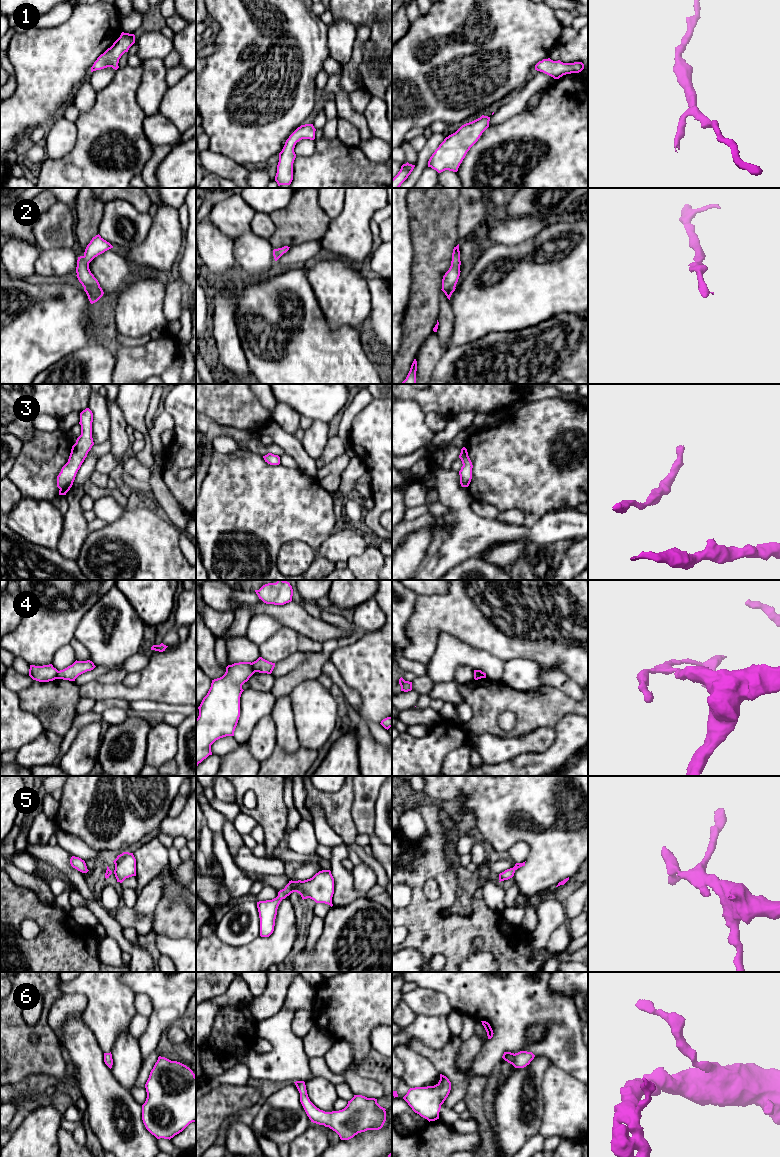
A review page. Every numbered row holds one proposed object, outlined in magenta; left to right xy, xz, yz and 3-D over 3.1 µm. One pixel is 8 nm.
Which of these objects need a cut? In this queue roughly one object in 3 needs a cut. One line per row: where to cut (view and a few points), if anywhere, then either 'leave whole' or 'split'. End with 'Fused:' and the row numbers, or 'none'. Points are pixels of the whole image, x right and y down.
1: no cut; leave whole
2: no cut; leave whole
3: no cut; leave whole
4: cut in xz along (251, 663), (255, 671); split
5: no cut; leave whole
6: no cut; leave whole
Fused: 4

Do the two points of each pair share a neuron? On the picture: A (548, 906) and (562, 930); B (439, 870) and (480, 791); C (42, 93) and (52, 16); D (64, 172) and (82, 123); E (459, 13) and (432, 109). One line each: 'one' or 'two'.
A: two
B: two
C: two
D: one
E: one

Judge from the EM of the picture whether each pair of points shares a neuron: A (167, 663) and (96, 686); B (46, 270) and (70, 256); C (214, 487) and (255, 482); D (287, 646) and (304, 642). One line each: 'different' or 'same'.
A: same
B: same
C: same
D: different

